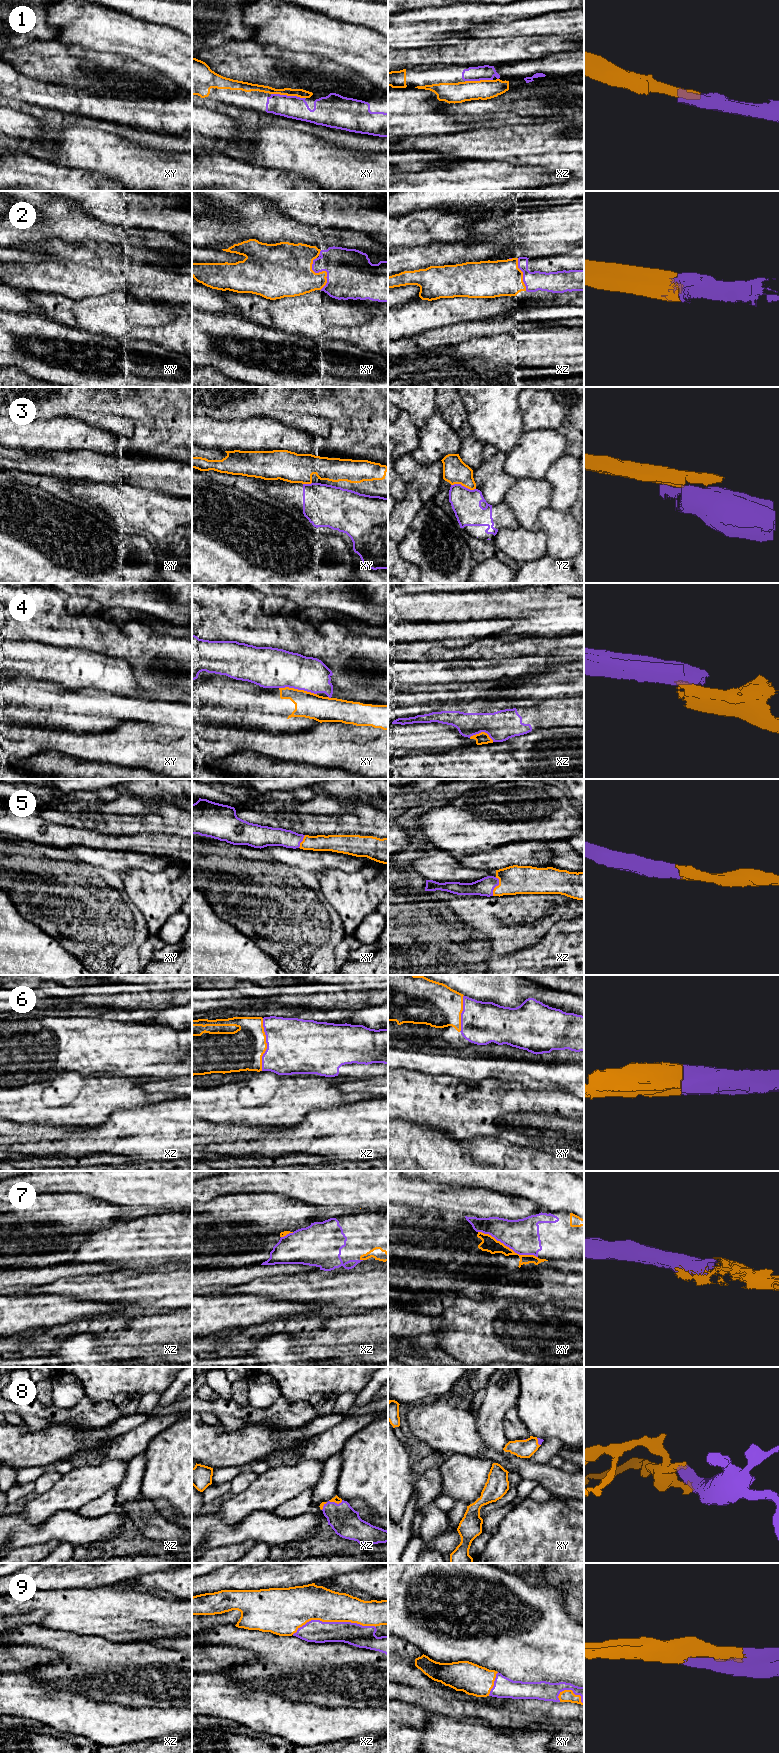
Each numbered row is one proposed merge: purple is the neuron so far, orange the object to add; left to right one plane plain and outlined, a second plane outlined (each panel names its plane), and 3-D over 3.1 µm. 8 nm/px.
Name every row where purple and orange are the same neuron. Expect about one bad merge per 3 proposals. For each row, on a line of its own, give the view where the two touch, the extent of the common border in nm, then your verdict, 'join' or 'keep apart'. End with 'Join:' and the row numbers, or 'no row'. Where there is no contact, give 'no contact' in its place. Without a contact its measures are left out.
1: meets purple in xy; contact 280 nm long; join
2: meets purple in xy; contact 260 nm long; join
3: meets purple in yz; contact 200 nm long; keep apart
4: meets purple in xy; contact 300 nm long; keep apart
5: meets purple in xz; contact 160 nm long; join
6: meets purple in xz; contact 420 nm long; join
7: meets purple in xy; contact 500 nm long; join
8: meets purple in xz; contact 110 nm long; join
9: meets purple in xz; contact 700 nm long; join
Join: 1, 2, 5, 6, 7, 8, 9

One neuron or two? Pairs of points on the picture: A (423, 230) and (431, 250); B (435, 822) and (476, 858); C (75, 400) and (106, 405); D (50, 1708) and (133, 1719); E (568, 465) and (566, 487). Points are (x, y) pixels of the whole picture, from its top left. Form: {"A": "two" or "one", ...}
{"A": "two", "B": "two", "C": "one", "D": "one", "E": "one"}

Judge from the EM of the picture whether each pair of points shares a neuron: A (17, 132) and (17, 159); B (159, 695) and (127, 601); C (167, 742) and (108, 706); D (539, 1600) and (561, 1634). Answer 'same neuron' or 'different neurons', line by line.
A: different neurons
B: different neurons
C: different neurons
D: same neuron

